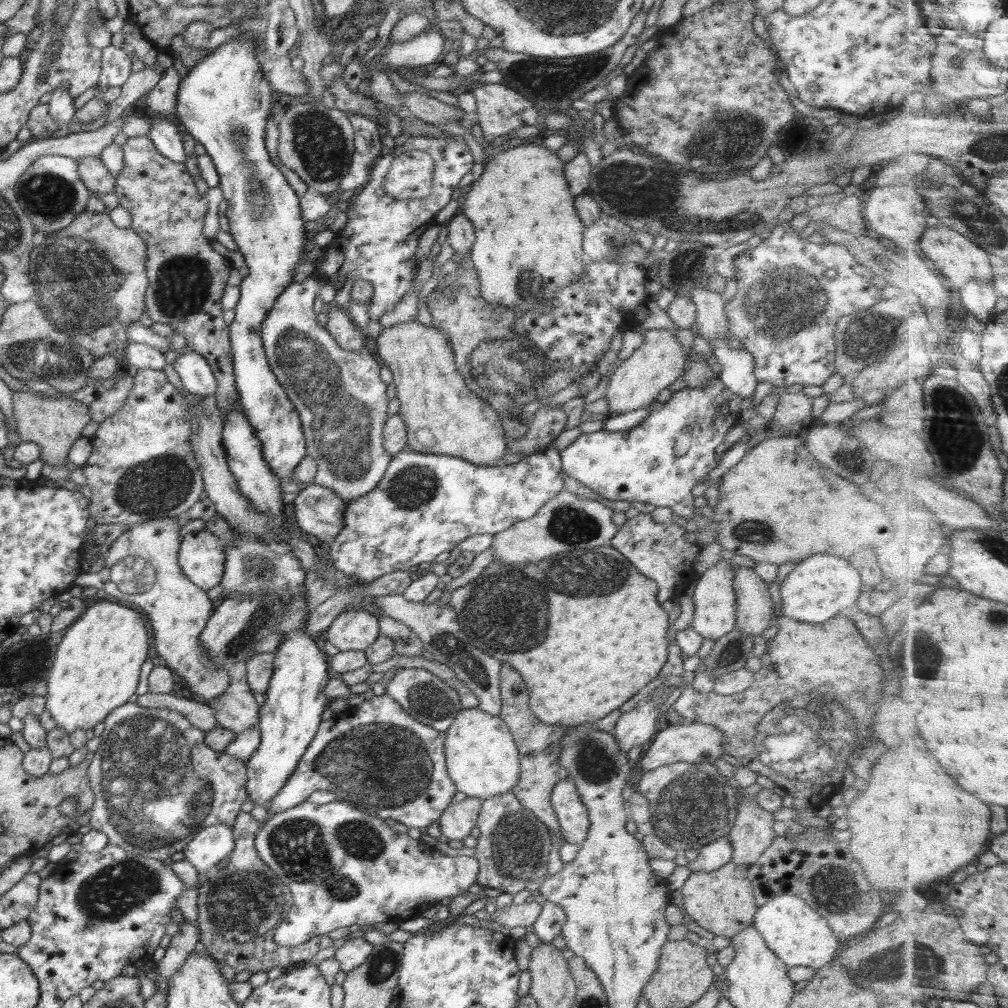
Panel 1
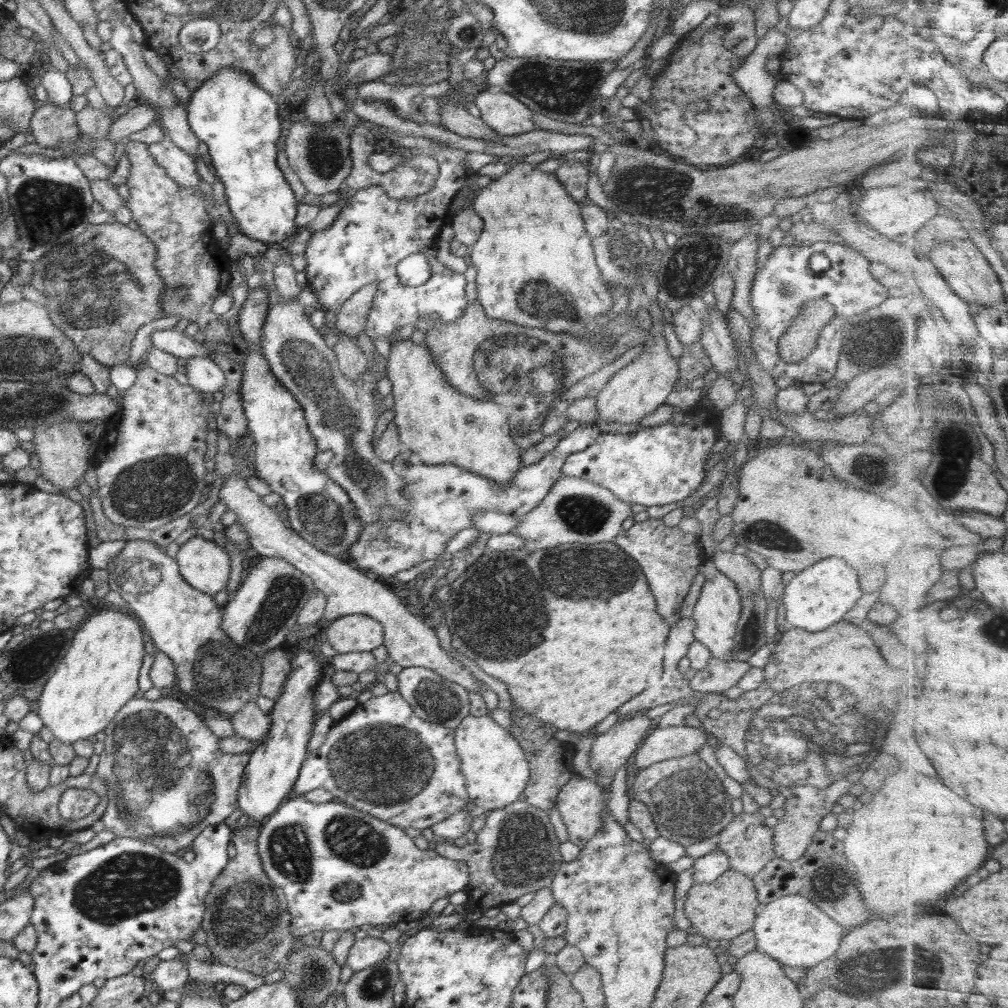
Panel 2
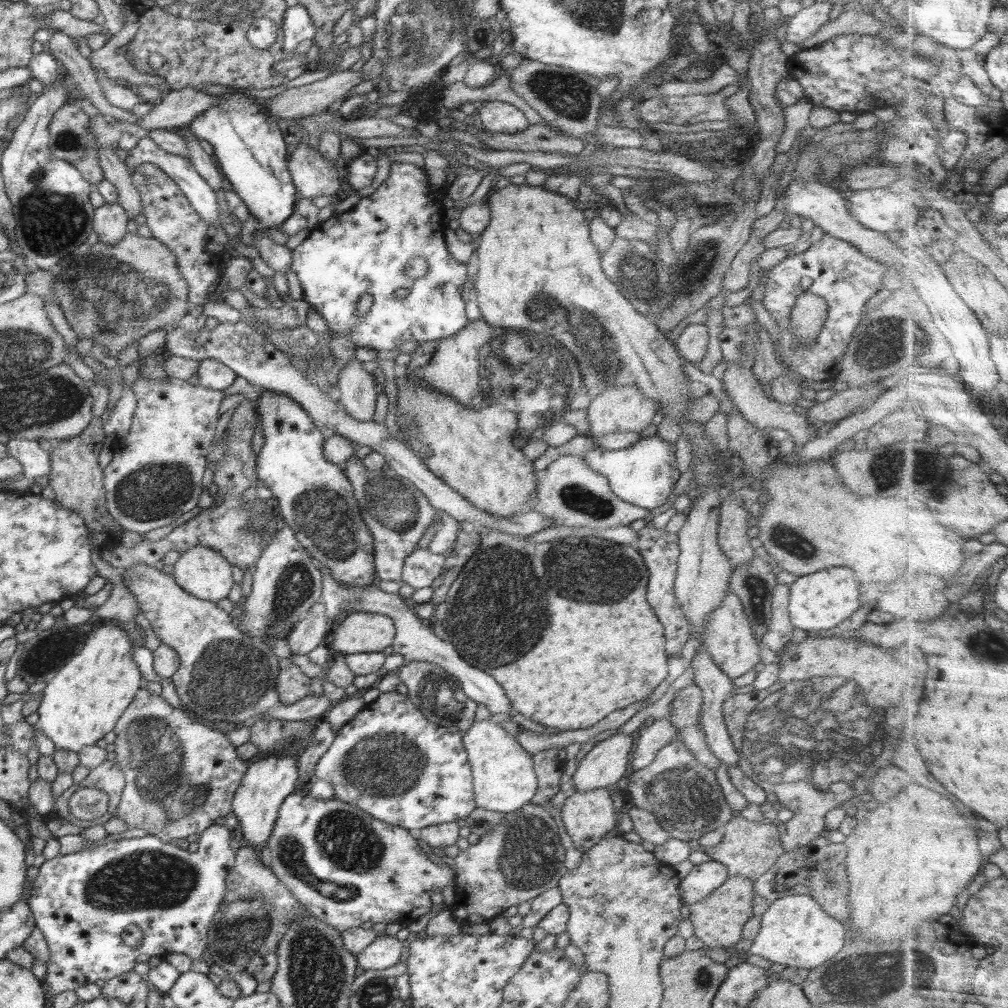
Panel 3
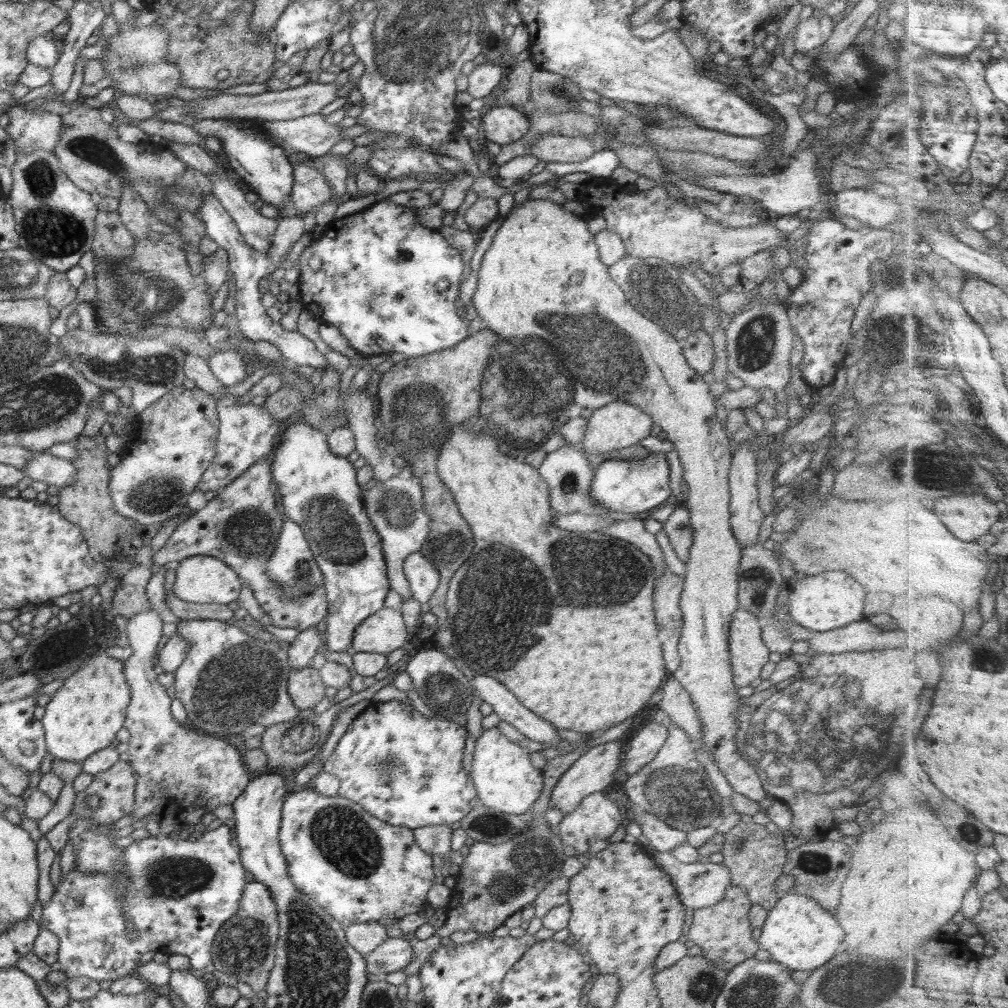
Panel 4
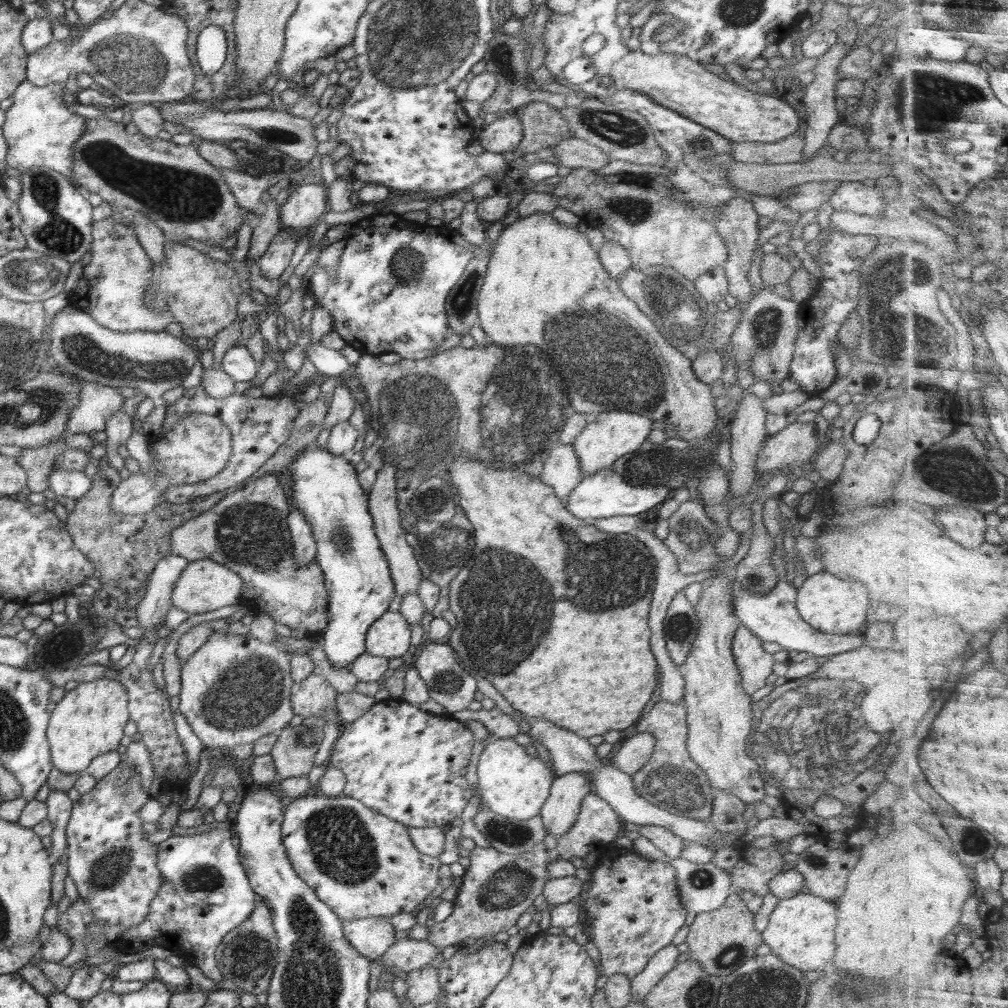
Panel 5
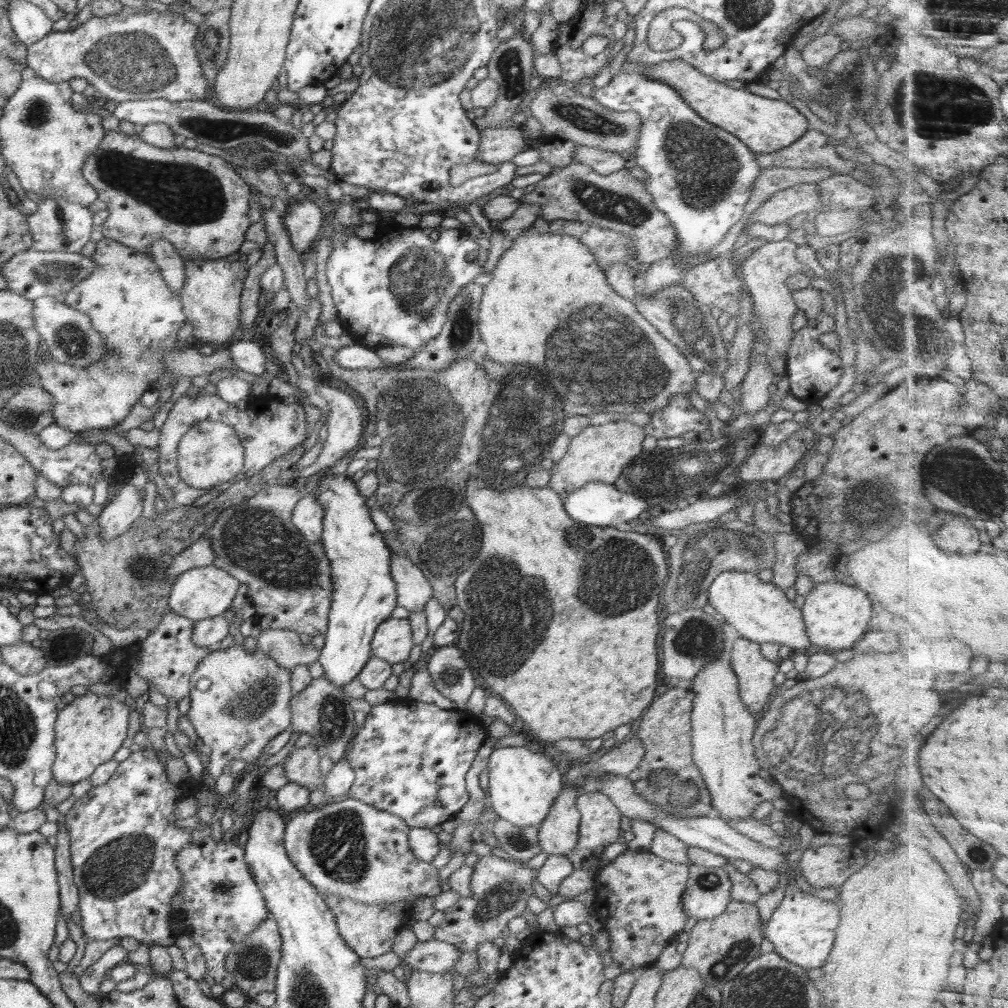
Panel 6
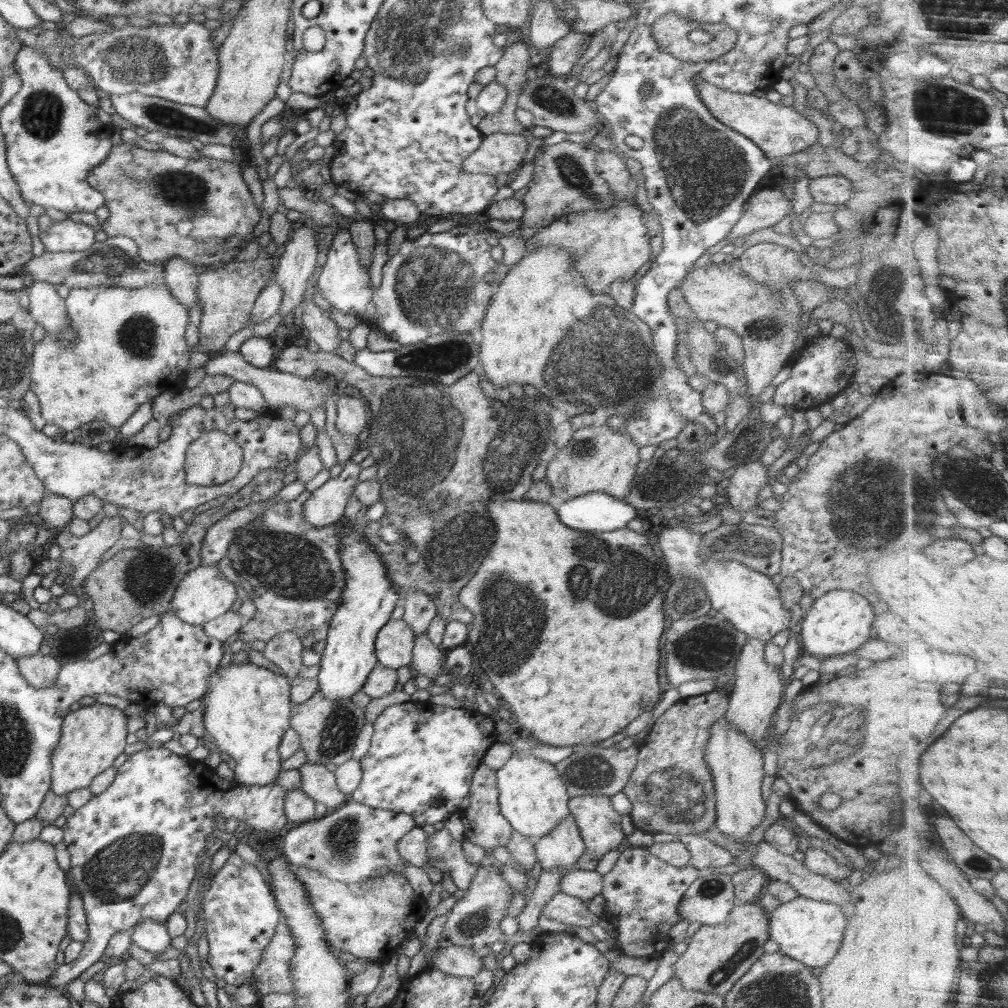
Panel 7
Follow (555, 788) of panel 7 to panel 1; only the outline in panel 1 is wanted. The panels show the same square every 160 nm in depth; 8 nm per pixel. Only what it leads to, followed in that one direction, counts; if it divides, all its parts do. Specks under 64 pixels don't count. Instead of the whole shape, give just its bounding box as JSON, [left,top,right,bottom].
[445,707,522,802]

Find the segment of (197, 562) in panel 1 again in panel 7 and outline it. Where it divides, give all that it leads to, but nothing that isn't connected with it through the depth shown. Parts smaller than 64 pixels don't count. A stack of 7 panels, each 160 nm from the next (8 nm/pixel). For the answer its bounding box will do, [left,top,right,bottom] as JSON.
[171,565,240,626]

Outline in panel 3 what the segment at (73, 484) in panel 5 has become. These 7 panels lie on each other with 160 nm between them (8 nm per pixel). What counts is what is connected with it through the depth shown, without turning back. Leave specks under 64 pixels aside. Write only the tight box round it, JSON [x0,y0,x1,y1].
[5,439,51,479]

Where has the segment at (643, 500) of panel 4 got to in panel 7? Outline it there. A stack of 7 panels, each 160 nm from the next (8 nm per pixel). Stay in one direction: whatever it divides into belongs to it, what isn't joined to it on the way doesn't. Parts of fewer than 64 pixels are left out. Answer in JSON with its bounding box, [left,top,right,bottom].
[555,492,638,532]

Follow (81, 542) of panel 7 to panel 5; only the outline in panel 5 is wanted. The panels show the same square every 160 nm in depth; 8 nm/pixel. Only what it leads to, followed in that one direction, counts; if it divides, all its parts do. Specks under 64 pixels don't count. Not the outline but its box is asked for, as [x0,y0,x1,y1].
[111,412,234,515]

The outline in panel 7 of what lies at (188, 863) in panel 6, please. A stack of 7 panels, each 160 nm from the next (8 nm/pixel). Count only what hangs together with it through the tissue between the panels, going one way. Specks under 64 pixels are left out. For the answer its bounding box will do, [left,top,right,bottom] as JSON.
[203,853,282,986]

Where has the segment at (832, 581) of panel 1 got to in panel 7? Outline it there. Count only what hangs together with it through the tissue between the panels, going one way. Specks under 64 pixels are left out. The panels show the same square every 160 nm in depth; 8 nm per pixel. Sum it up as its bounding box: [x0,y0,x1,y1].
[800,588,874,659]

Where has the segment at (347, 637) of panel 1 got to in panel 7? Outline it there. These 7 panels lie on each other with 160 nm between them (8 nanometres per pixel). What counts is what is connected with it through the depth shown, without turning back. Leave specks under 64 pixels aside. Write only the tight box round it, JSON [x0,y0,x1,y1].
[375,619,415,670]

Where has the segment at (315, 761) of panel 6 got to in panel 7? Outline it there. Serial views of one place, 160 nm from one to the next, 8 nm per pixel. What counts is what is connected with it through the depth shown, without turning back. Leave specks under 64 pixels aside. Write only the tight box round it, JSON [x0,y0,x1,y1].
[299,761,350,811]

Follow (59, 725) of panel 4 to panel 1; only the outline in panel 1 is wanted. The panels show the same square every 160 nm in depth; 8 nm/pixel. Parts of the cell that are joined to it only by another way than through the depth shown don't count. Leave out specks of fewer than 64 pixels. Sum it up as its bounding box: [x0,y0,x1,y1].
[45,600,148,734]

